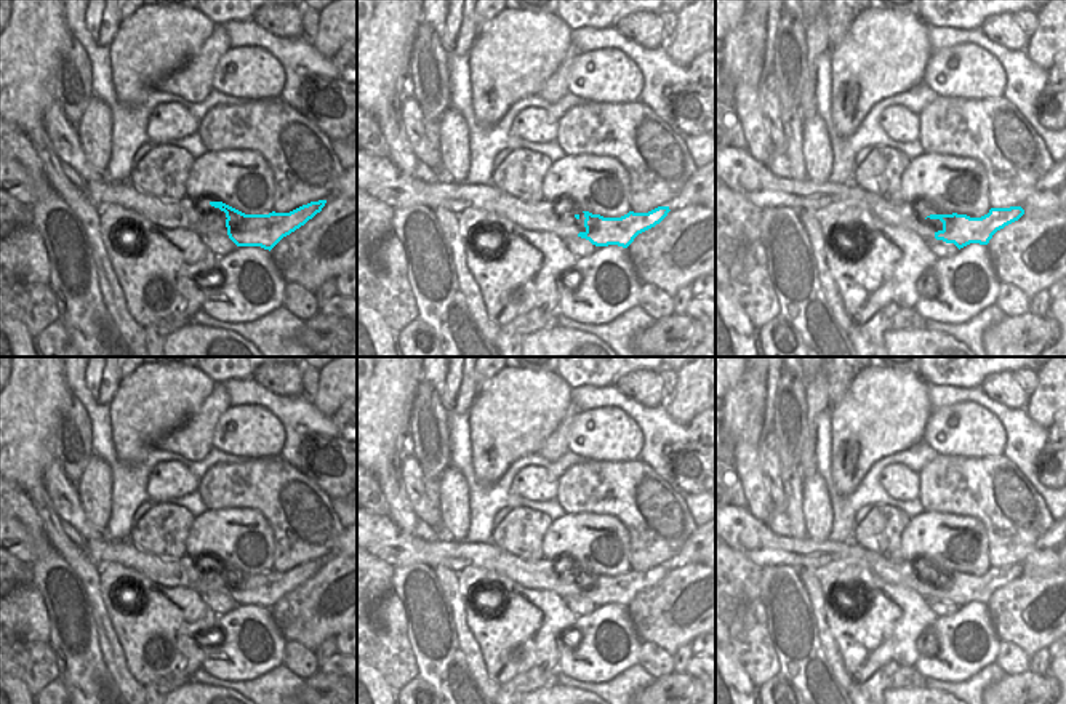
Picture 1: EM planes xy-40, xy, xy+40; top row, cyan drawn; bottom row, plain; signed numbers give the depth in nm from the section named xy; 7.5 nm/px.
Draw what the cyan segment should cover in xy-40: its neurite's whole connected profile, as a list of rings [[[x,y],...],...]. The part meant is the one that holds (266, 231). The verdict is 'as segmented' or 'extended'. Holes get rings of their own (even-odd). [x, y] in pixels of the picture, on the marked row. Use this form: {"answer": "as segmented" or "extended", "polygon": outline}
{"answer": "extended", "polygon": [[[90,181],[83,194],[96,205],[122,205],[162,227],[184,227],[195,234],[227,234],[237,246],[272,250],[317,213],[327,200],[311,202],[290,213],[245,214],[210,198],[162,200],[134,187],[130,181]]]}

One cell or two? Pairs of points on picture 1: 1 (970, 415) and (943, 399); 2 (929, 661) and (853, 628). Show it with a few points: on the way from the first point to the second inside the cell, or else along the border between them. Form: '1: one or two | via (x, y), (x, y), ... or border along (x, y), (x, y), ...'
1: two | border along (933, 408), (956, 404), (980, 404), (989, 412)
2: two | border along (933, 621), (917, 640), (917, 660), (913, 666)

